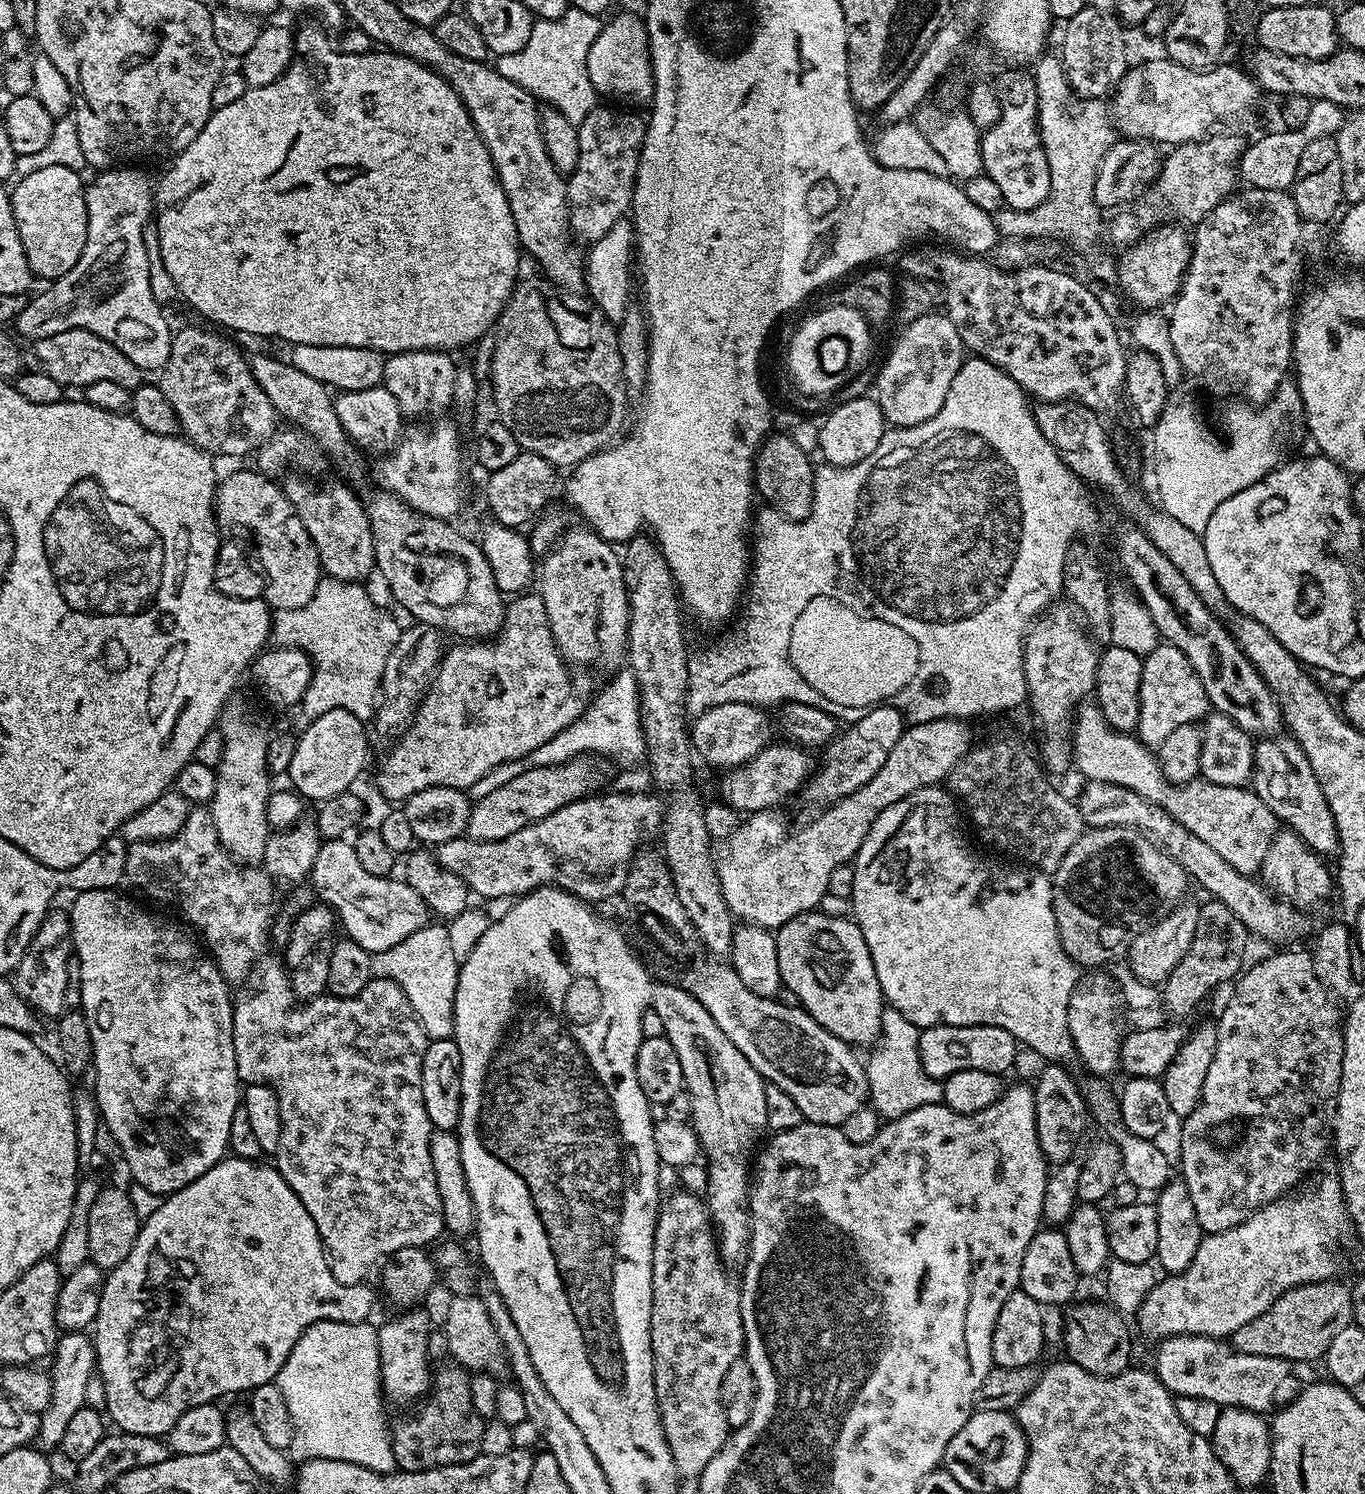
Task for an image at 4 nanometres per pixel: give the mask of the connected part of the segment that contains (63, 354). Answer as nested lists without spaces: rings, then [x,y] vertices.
[[[62,330],[62,334],[35,341],[34,348],[42,371],[69,389],[83,390],[94,382],[118,382],[118,386],[135,390],[146,380],[146,376],[140,373],[143,372],[141,365],[130,362],[118,346],[106,342],[106,338],[98,338],[98,334],[90,330]]]

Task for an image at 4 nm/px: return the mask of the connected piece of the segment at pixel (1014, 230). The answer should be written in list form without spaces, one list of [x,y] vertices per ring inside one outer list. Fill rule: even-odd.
[[[1051,175],[1051,192],[1047,196],[1046,201],[1041,205],[1034,207],[1033,210],[1016,211],[1013,208],[1003,206],[995,211],[992,215],[996,233],[1003,239],[1023,239],[1031,240],[1030,238],[1060,238],[1070,242],[1074,247],[1082,250],[1088,244],[1094,243],[1100,236],[1103,237],[1106,222],[1102,220],[1104,216],[1102,209],[1095,202],[1094,196],[1095,178],[1080,180],[1076,184],[1070,181],[1059,181],[1056,175]]]

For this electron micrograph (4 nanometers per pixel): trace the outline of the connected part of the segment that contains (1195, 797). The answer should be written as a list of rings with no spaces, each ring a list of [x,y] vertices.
[[[1092,702],[1081,703],[1076,709],[1072,725],[1072,759],[1075,771],[1080,771],[1085,776],[1083,778],[1085,781],[1097,780],[1132,790],[1143,800],[1149,800],[1151,804],[1166,809],[1175,820],[1182,822],[1182,826],[1186,826],[1186,830],[1190,830],[1190,834],[1198,834],[1198,838],[1202,838],[1202,842],[1210,845],[1210,850],[1215,850],[1219,857],[1241,876],[1255,877],[1259,873],[1266,850],[1278,831],[1278,821],[1270,810],[1270,806],[1266,806],[1262,802],[1262,798],[1258,798],[1258,794],[1253,792],[1251,787],[1218,786],[1203,778],[1197,778],[1185,784],[1172,784],[1162,774],[1157,753],[1153,749],[1147,748],[1135,735],[1114,731],[1102,718],[1100,709]]]

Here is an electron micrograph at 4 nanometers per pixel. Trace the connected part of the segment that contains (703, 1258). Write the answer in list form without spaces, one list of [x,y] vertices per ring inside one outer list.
[[[676,1192],[672,1197],[663,1201],[660,1217],[656,1219],[656,1233],[654,1234],[654,1258],[652,1259],[652,1309],[650,1310],[650,1346],[654,1354],[654,1390],[656,1401],[660,1407],[660,1421],[664,1427],[664,1437],[672,1457],[676,1463],[677,1473],[681,1477],[699,1477],[700,1471],[722,1450],[727,1442],[730,1429],[726,1422],[726,1414],[722,1406],[722,1378],[726,1378],[726,1370],[734,1366],[736,1360],[744,1356],[744,1323],[742,1322],[742,1310],[740,1309],[740,1290],[737,1281],[728,1277],[729,1269],[720,1259],[718,1237],[712,1226],[712,1217],[708,1214],[708,1205],[700,1200],[692,1192]]]

